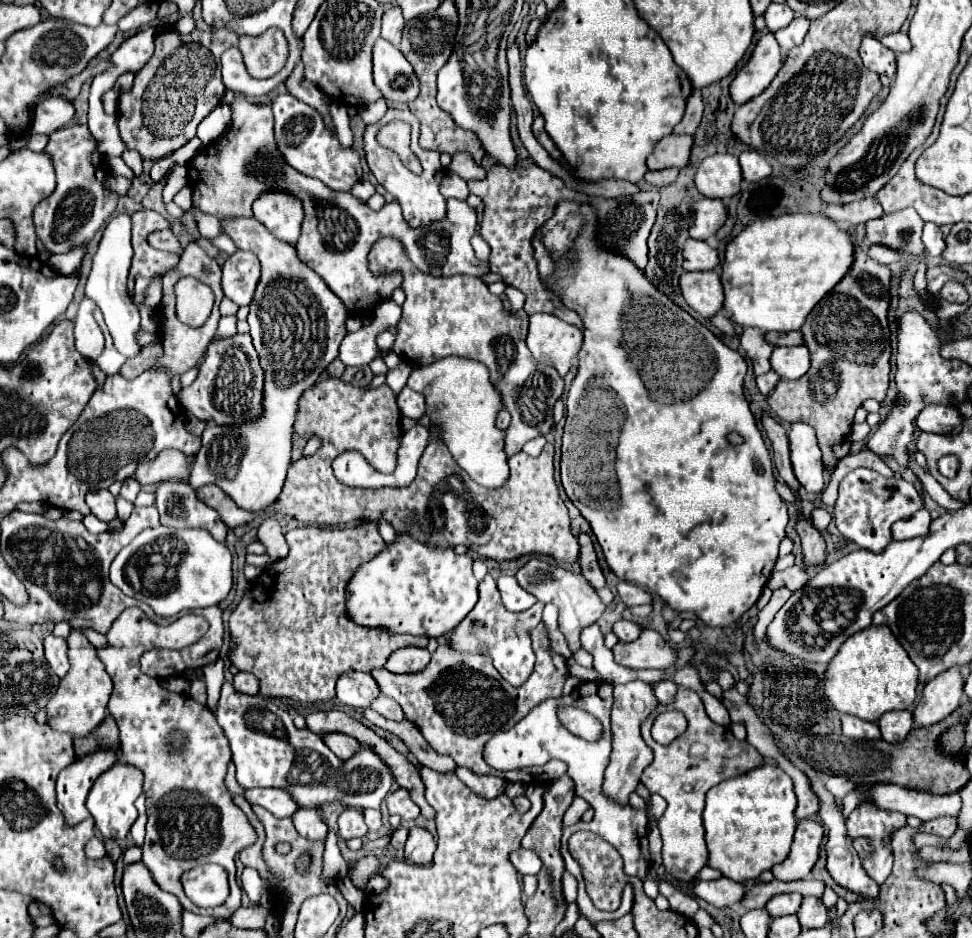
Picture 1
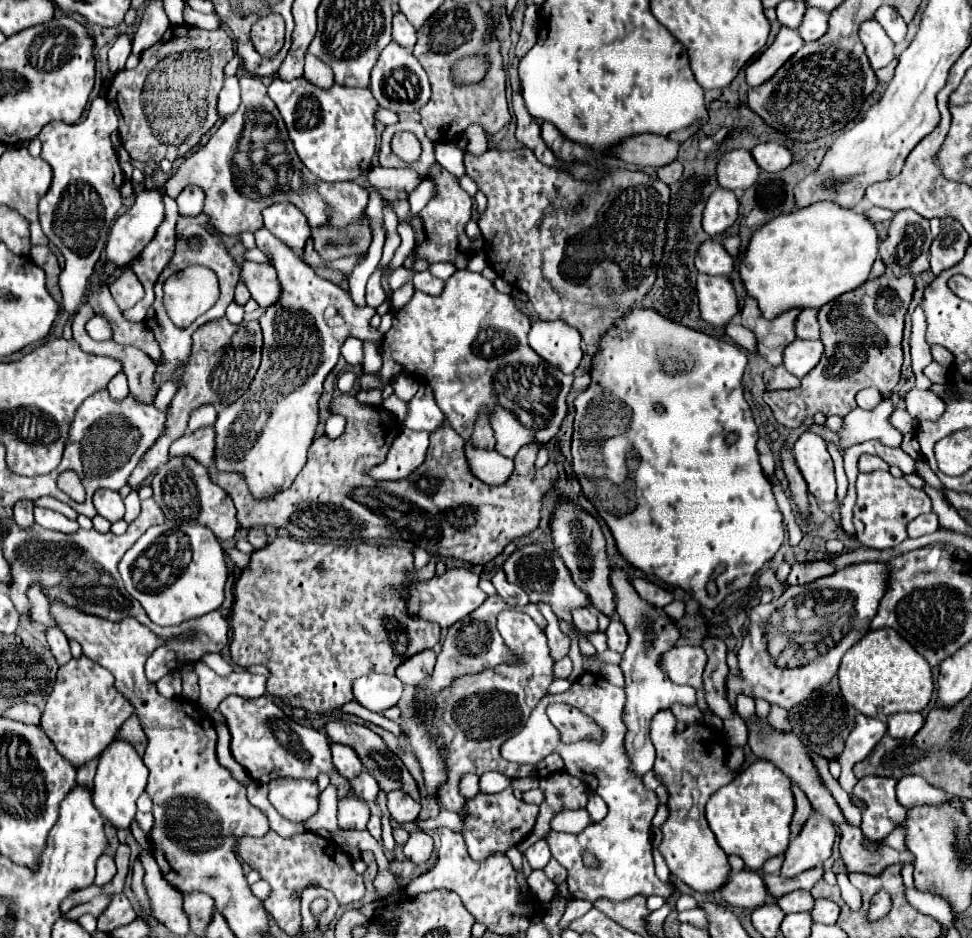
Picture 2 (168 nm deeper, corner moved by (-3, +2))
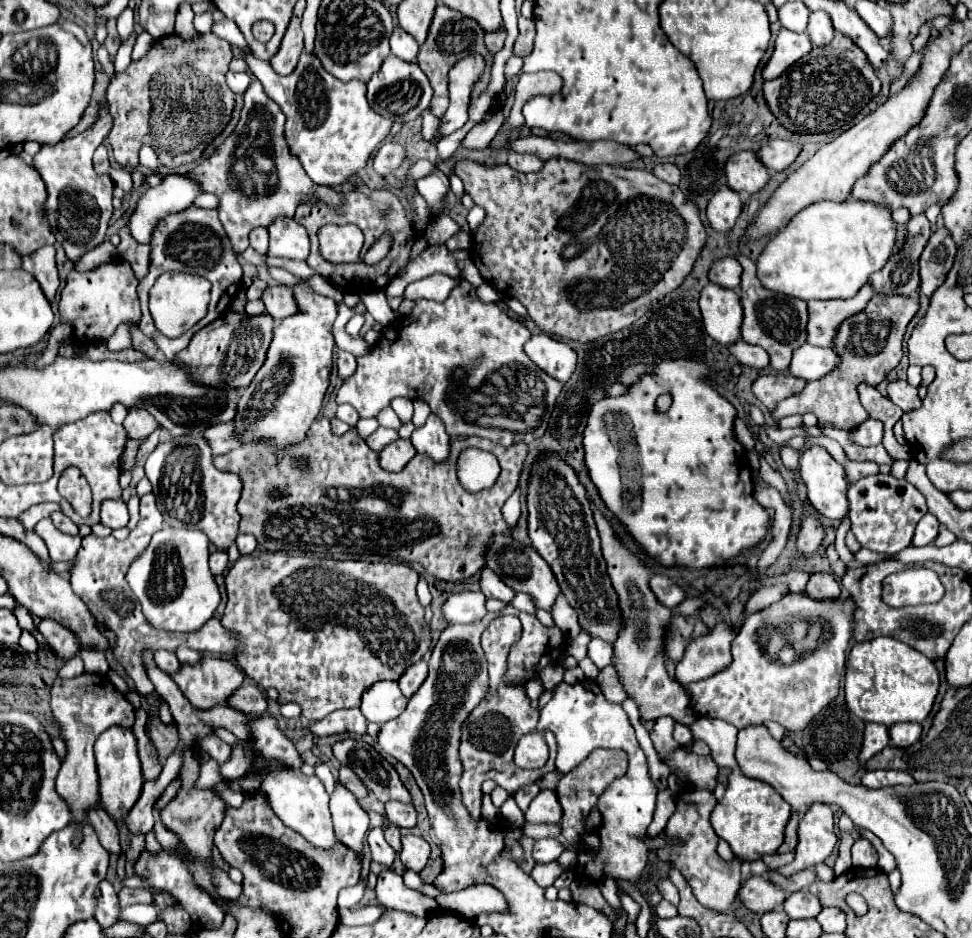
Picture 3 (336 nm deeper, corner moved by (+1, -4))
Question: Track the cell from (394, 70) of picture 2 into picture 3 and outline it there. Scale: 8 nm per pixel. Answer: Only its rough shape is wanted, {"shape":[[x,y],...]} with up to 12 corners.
{"shape":[[388,56],[368,82],[372,110],[418,118],[432,88],[416,62]]}

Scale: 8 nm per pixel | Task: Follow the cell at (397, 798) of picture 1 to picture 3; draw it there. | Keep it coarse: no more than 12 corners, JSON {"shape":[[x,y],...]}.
{"shape":[[388,802],[386,818],[400,828],[416,826],[412,804]]}

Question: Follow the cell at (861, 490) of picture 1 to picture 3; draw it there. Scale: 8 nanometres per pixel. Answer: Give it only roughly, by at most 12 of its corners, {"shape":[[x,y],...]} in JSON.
{"shape":[[892,474],[848,490],[862,548],[896,554],[910,546],[926,500]]}

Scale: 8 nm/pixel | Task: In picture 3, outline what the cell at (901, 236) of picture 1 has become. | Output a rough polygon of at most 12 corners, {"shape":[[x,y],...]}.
{"shape":[[926,214],[908,222],[900,252],[872,274],[878,294],[918,292],[918,258],[930,238]]}

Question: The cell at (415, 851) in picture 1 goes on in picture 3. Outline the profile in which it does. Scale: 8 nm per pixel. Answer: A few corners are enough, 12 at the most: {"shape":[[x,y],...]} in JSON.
{"shape":[[404,834],[400,858],[408,870],[424,870],[430,844]]}

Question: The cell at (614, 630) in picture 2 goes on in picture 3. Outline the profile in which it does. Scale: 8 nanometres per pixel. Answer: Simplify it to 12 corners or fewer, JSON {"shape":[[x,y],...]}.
{"shape":[[592,638],[586,654],[600,670],[612,662],[612,646]]}

